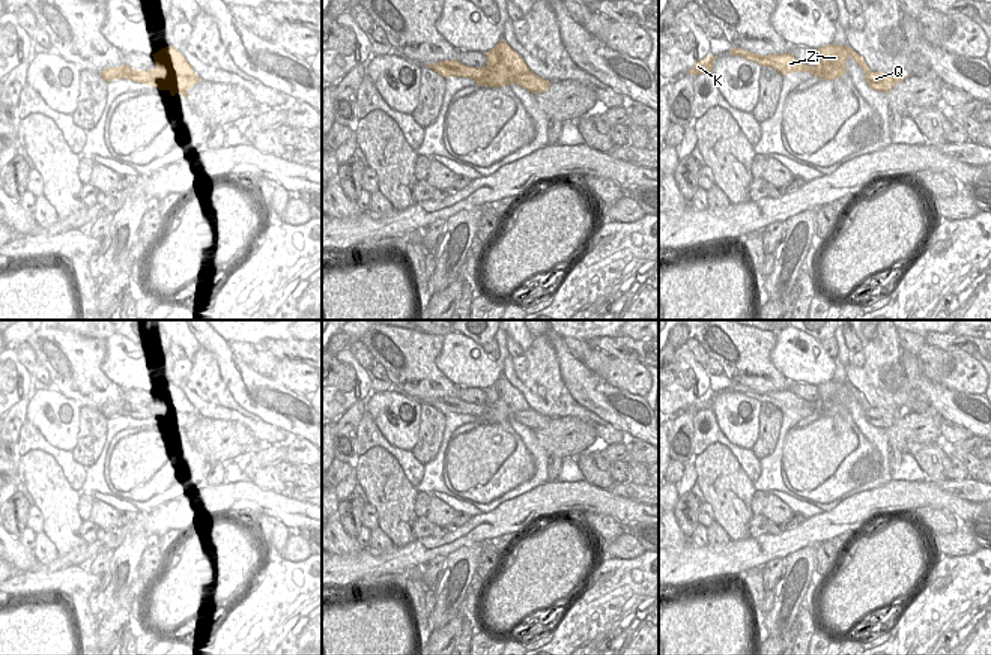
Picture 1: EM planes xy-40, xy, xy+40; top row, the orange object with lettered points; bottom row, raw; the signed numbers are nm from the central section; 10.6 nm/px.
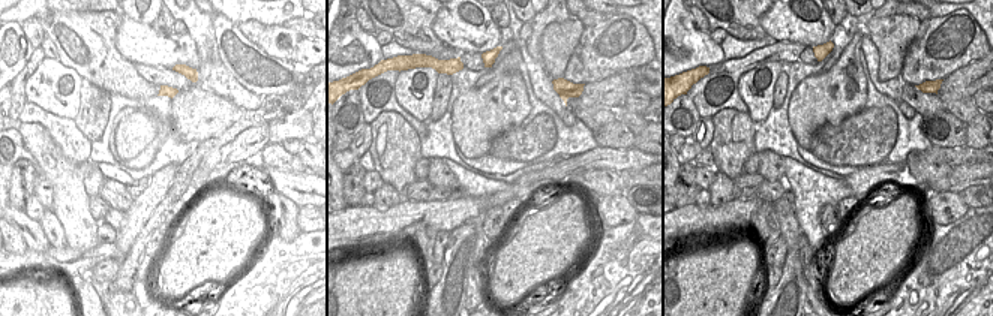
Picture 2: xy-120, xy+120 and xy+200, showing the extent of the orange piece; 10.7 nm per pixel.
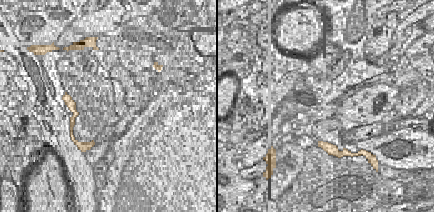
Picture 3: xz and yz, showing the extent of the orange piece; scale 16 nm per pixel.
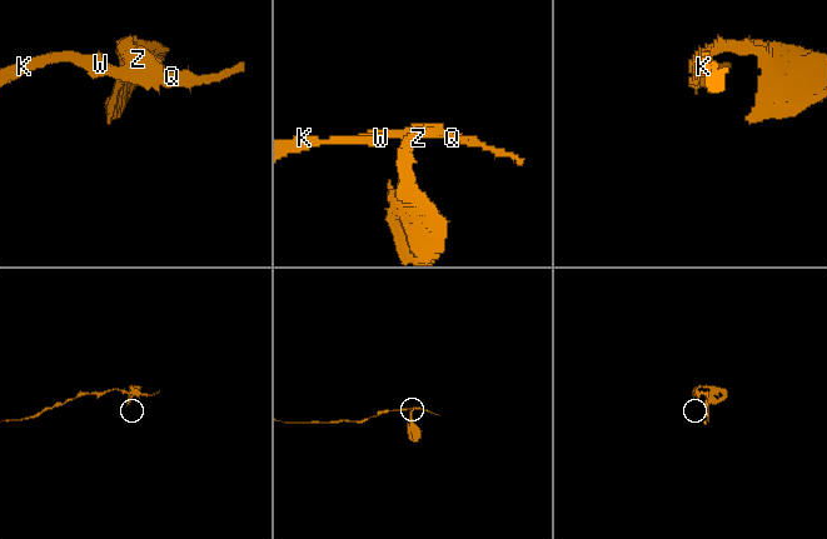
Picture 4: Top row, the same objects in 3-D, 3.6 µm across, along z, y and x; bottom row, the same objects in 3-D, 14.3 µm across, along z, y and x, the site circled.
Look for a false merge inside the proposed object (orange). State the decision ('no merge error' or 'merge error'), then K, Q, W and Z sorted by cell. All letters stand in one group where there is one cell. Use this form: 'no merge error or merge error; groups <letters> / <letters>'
merge error; groups K Q W / Z

